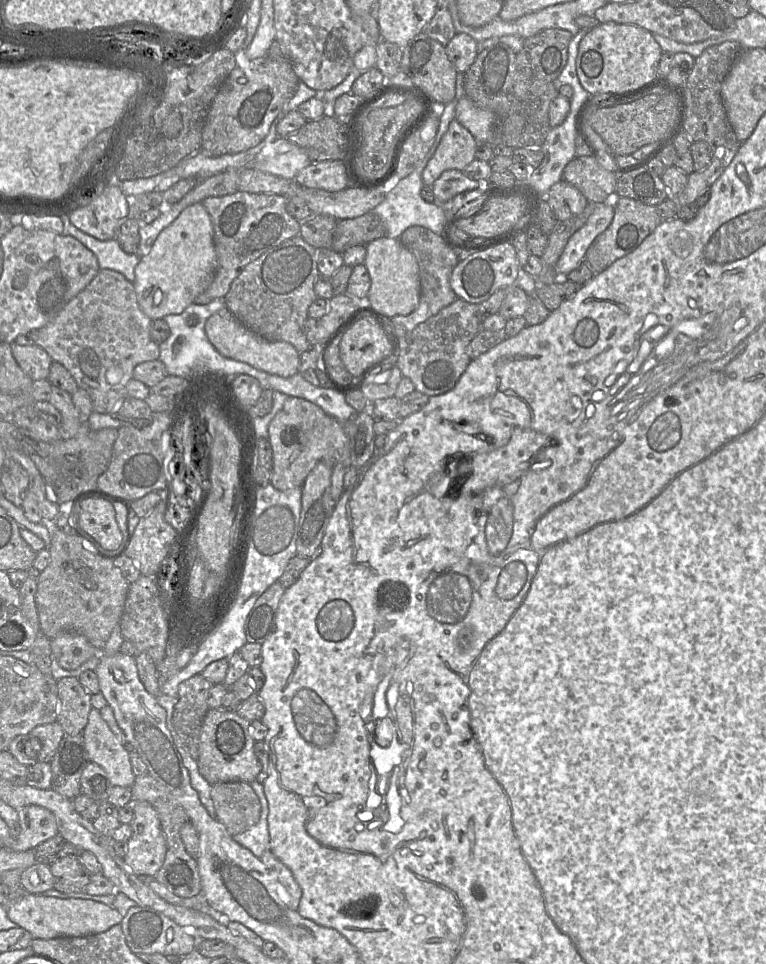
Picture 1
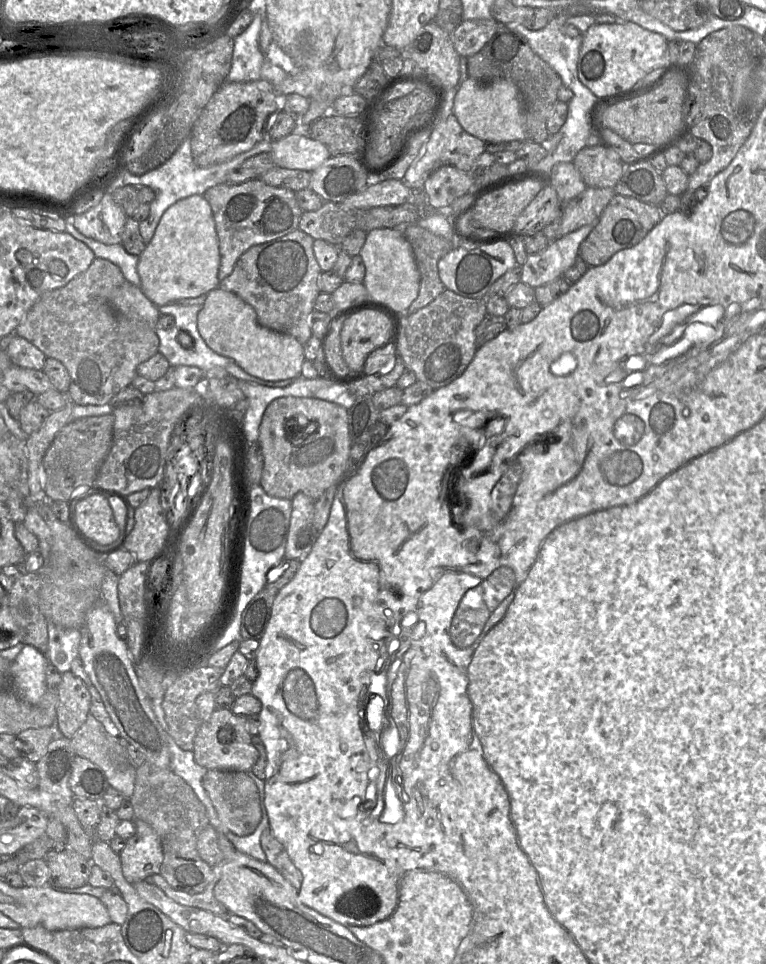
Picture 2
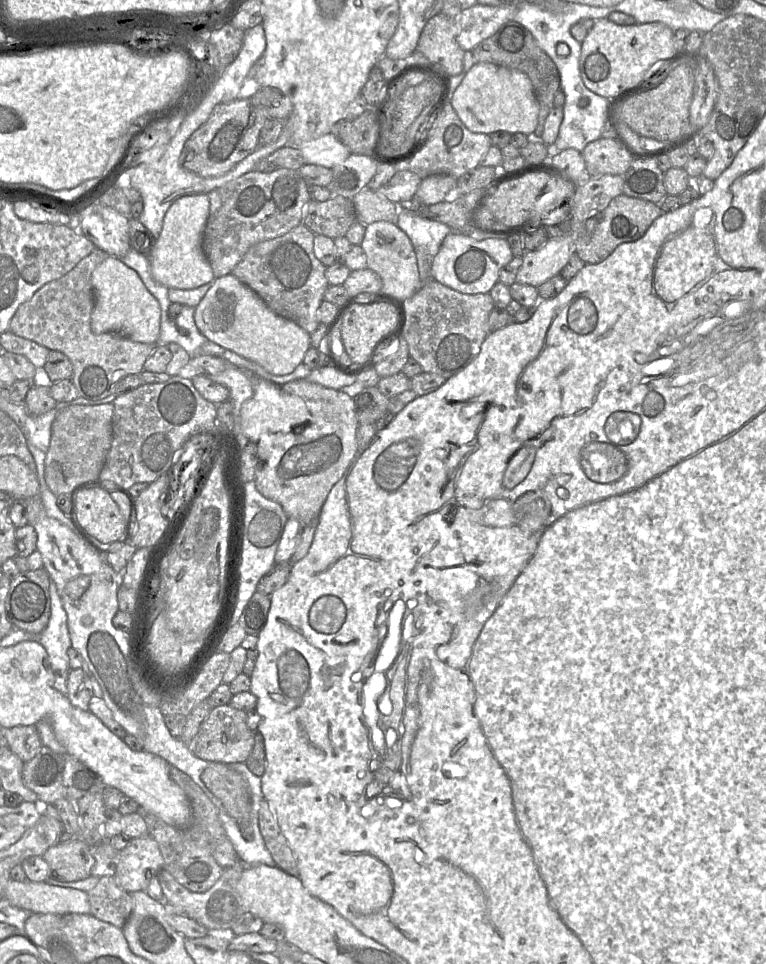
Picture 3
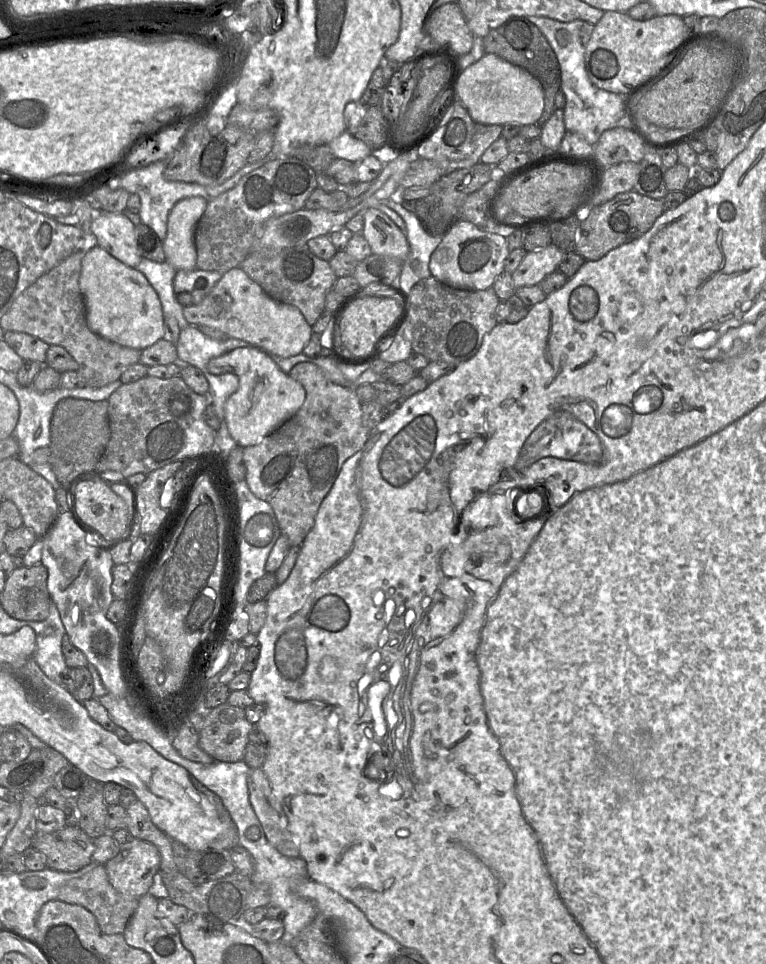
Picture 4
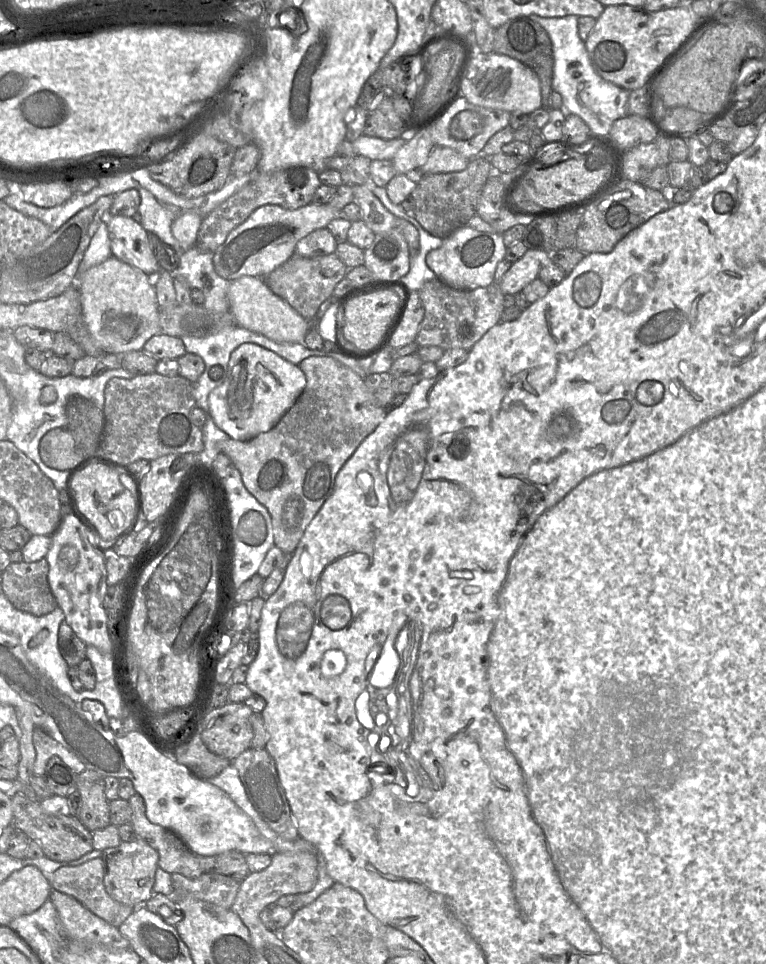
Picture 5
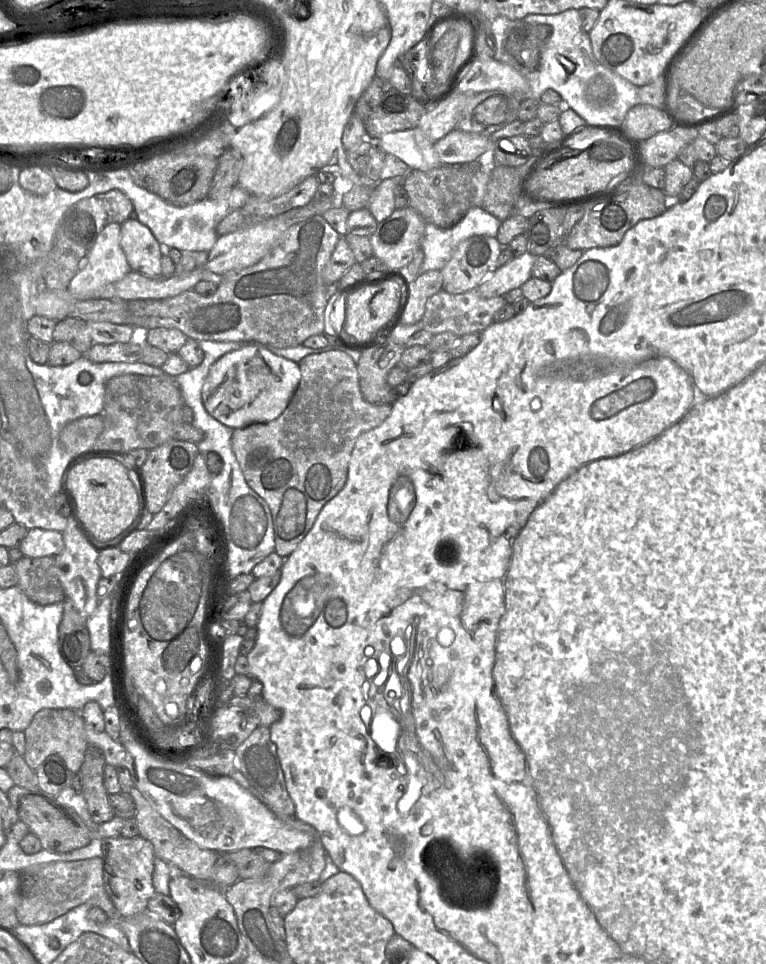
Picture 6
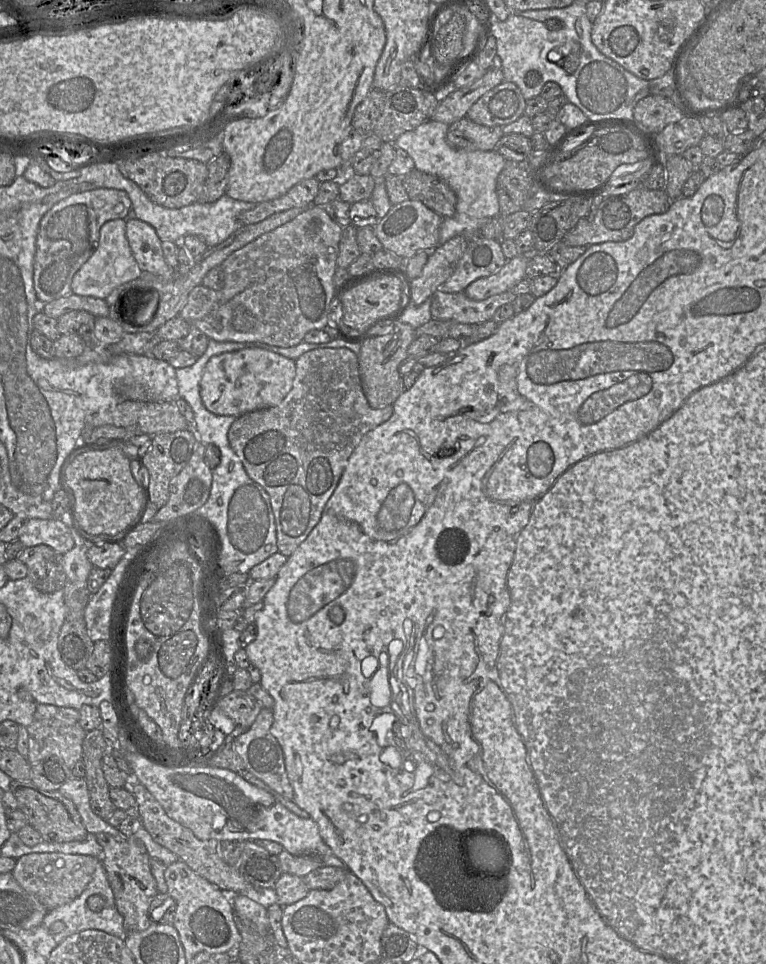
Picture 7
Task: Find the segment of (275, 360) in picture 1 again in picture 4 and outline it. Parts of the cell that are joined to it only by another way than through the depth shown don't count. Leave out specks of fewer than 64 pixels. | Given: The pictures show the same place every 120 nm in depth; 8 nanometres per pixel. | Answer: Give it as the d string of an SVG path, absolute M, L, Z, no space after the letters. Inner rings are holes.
M240 267L225 272L200 304L183 307L182 312L192 326L219 330L229 338L244 340L282 358L302 353L313 333L298 308L272 299Z

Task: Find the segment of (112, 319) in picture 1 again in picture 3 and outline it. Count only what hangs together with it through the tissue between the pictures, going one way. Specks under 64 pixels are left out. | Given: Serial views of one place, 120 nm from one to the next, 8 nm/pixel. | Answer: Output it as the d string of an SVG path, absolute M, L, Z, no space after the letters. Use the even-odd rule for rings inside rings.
M95 248L67 274L43 285L30 300L18 307L8 329L16 336L65 354L73 366L71 381L81 398L101 399L114 393L127 375L143 371L145 360L157 347L156 343L134 342L117 332L95 335L91 331L94 308L91 275L108 256Z

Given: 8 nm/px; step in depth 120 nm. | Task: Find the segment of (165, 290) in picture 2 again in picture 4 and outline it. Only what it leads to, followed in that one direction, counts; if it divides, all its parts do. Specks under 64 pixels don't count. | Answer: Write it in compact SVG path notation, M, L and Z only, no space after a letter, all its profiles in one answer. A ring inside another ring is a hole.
M201 196L188 197L178 201L169 212L163 249L166 262L176 270L197 269L194 234L207 203Z

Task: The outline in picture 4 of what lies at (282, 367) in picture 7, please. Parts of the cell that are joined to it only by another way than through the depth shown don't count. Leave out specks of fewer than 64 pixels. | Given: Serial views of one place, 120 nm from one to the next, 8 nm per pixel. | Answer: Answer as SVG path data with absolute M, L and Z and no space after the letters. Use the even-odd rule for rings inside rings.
M254 347L236 348L212 358L207 369L213 375L232 373L238 377L237 390L224 404L224 416L229 434L240 447L259 444L290 419L305 401L303 386L284 373L268 353Z

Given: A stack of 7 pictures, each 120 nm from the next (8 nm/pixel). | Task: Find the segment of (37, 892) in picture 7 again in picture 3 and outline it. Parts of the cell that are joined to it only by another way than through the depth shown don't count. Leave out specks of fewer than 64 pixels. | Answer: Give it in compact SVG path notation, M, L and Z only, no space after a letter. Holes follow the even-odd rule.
M102 876L88 893L90 914L123 928L133 911L131 894L123 890L113 876Z

